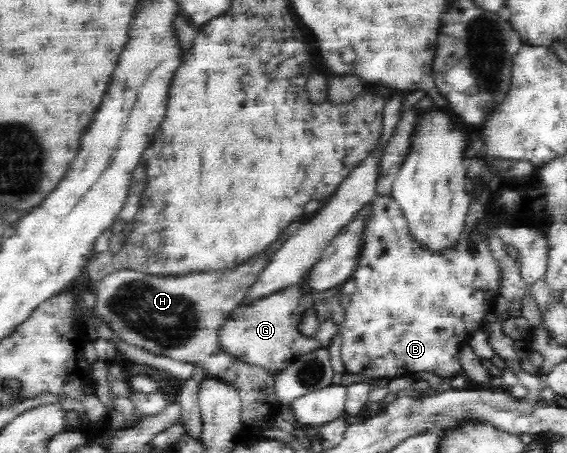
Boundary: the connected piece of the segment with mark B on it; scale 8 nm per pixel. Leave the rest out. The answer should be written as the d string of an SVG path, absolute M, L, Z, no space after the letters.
M376 195L369 208L371 212L363 222L360 234L359 259L351 276L356 282L356 291L349 295L351 301L339 332L342 344L338 351L346 373L389 380L420 372L433 372L440 378L465 375L458 354L460 345L474 329L482 326L484 316L492 313L500 294L499 268L486 239L465 230L454 248L442 254L432 254L421 250L410 238L401 208L391 195Z

